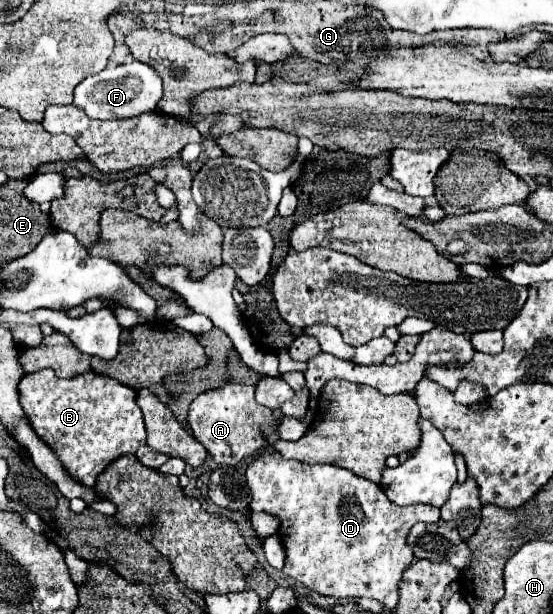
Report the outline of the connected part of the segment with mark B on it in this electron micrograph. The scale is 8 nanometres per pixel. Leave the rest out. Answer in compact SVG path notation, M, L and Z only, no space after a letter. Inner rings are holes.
M42 369L30 375L24 375L18 383L20 405L28 415L28 421L36 435L56 453L62 461L64 469L86 487L94 487L96 477L120 455L134 453L140 445L146 443L146 429L142 421L142 411L136 403L136 391L118 383L112 377L88 371L84 375L76 375L72 379L60 379L52 369Z

